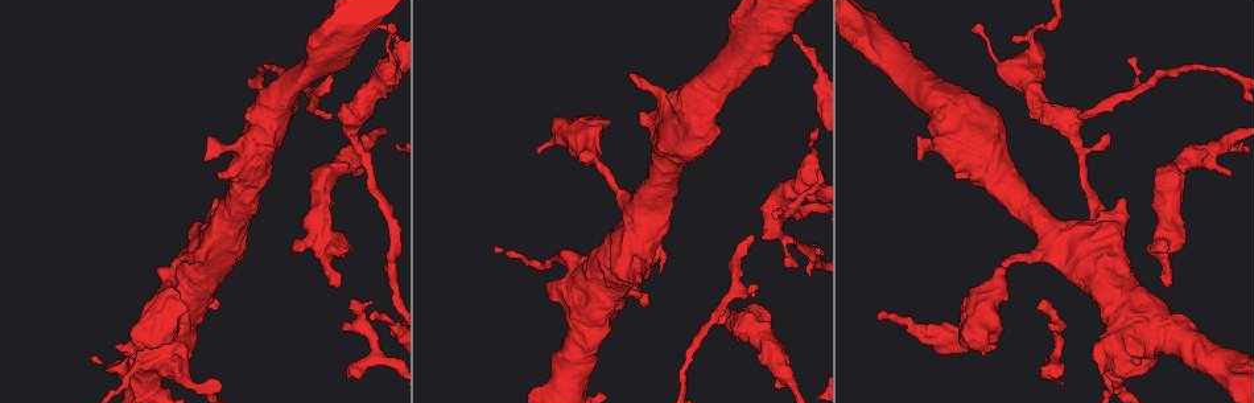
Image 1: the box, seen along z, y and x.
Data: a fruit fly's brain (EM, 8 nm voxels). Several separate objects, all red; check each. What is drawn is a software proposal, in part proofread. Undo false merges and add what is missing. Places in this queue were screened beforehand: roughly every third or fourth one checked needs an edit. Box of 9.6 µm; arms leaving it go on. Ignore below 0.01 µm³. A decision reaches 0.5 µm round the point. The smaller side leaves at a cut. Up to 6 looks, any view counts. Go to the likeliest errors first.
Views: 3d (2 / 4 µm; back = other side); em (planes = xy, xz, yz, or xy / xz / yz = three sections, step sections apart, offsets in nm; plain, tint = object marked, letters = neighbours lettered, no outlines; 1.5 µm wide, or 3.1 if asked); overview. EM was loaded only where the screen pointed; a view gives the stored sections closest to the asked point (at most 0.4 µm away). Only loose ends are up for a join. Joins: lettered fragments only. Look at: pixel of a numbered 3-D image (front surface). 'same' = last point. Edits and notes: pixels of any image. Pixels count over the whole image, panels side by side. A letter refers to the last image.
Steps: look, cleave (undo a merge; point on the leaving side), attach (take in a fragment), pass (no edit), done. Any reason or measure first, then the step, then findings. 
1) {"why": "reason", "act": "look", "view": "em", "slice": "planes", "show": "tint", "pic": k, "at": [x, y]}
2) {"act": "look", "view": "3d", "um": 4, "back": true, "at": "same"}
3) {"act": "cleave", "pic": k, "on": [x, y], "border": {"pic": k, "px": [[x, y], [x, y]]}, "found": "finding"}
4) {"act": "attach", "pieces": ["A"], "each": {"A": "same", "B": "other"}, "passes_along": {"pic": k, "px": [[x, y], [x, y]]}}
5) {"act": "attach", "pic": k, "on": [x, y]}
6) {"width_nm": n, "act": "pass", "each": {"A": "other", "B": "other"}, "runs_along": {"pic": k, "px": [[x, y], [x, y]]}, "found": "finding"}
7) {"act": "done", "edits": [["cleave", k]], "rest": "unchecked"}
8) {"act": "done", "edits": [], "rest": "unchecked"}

{"why": "free end", "act": "look", "view": "3d", "um": 2, "pic": 1, "at": [795, 34]}

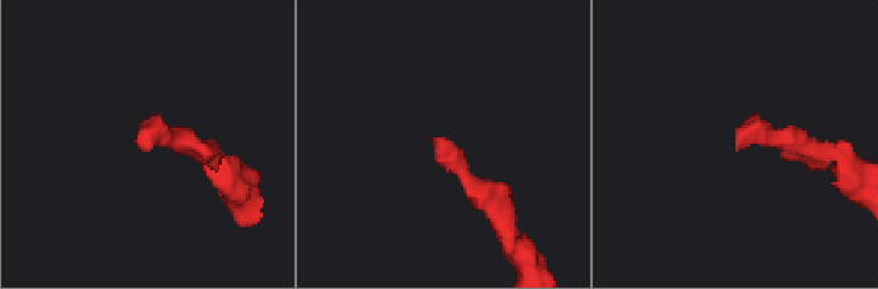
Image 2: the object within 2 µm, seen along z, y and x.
{"why": "shape alone is not enough", "act": "look", "view": "em", "slice": "planes", "show": "tint", "pic": 2, "at": [735, 147]}

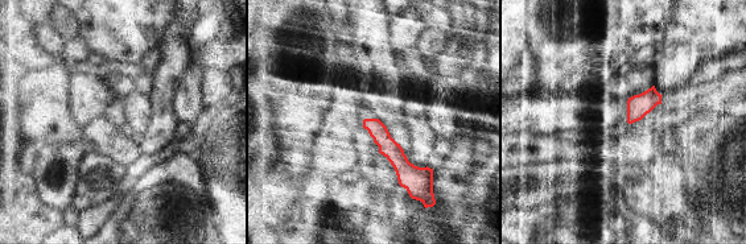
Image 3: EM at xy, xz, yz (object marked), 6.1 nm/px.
{"act": "look", "view": "em", "slice": "planes", "show": "letters", "at": "same"}

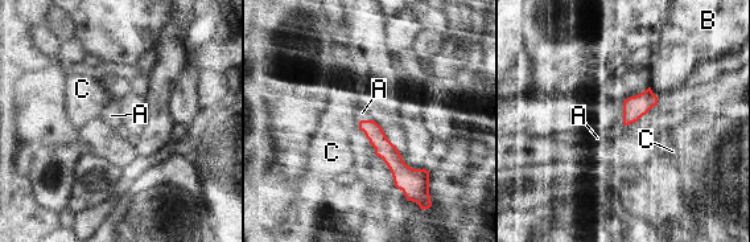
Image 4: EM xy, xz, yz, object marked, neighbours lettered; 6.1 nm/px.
{"width_nm": 110, "act": "attach", "pieces": ["A"], "each": {"A": "same", "B": "other", "C": "other"}, "found": "the neuron continues"}

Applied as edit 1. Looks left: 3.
{"why": "thick end", "act": "look", "view": "em", "slice": "xy", "step": 4, "show": "tint", "pic": 1, "at": [995, 348]}

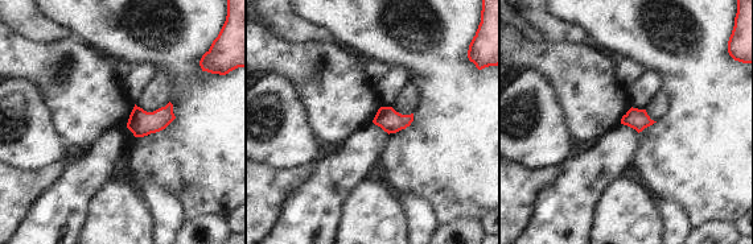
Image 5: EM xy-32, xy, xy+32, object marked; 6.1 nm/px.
{"act": "look", "view": "em", "slice": "planes", "show": "letters", "at": "same"}

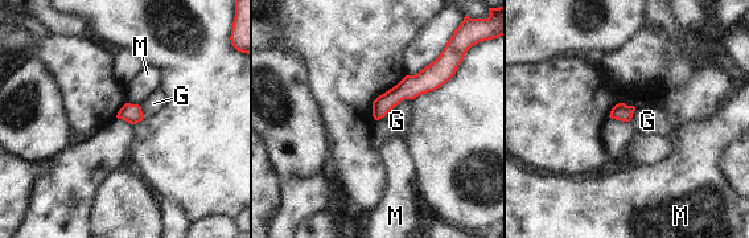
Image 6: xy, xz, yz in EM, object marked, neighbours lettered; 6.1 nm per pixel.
{"act": "pass", "each": {"G": "other", "M": "other"}, "found": "none of them fits"}

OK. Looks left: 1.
{"act": "done", "edits": [["attach", 4]], "rest": "unchecked"}

